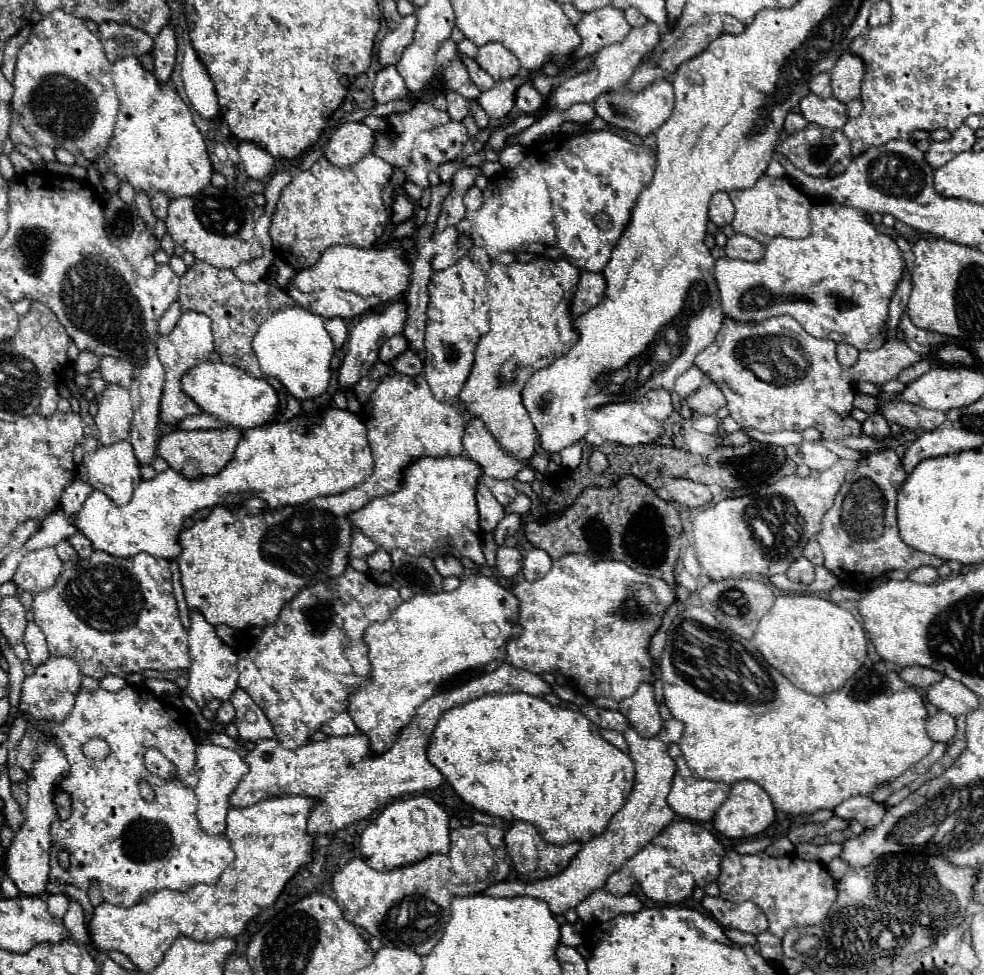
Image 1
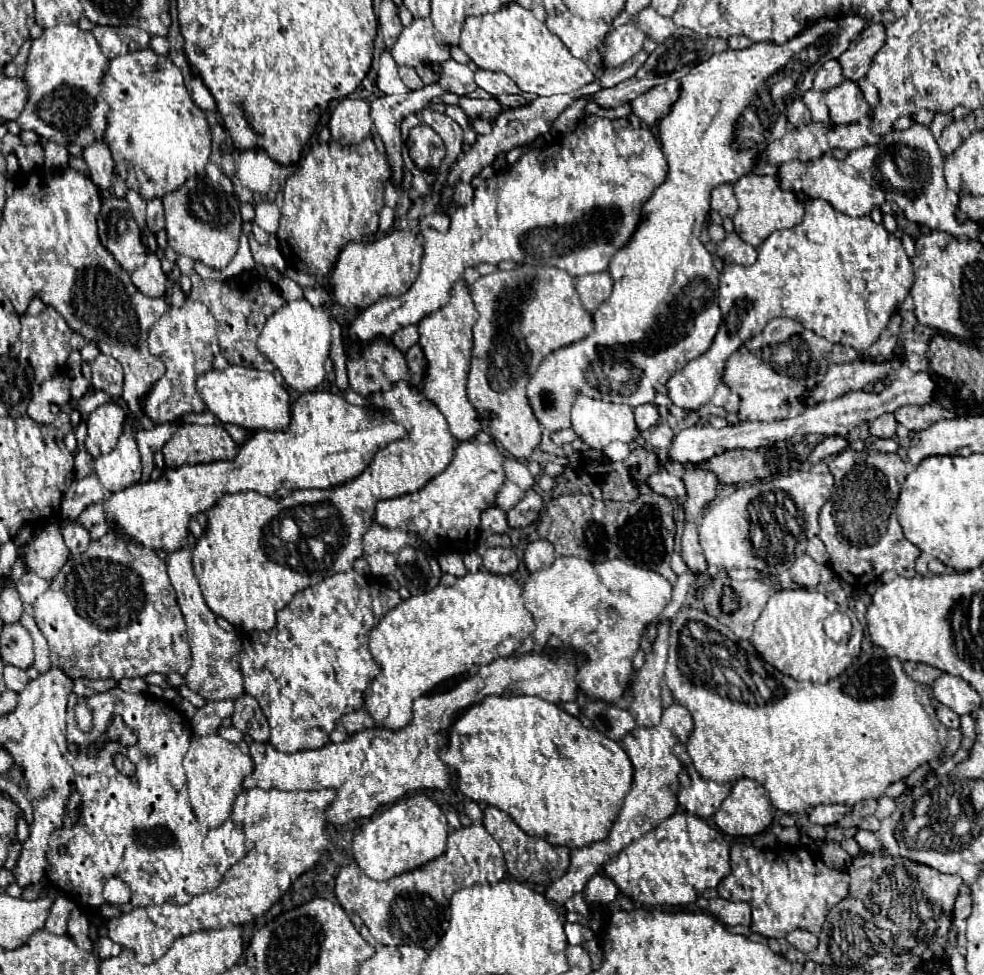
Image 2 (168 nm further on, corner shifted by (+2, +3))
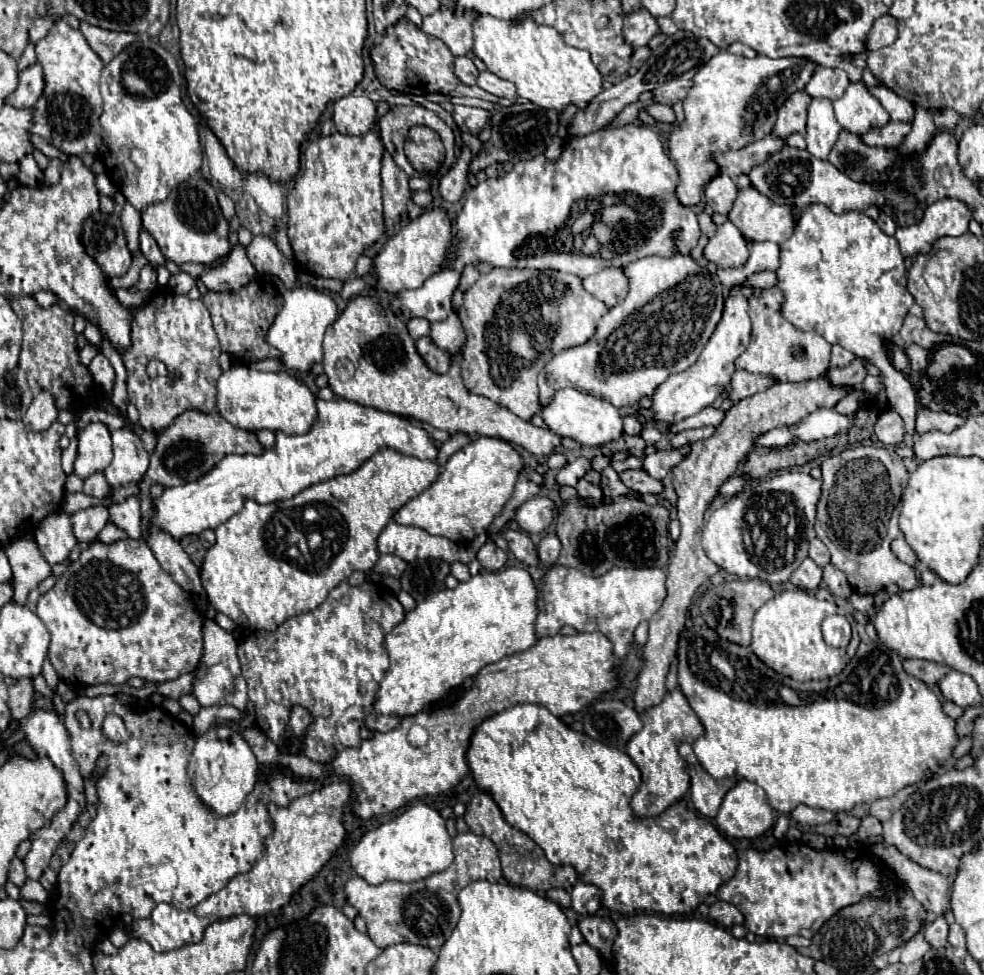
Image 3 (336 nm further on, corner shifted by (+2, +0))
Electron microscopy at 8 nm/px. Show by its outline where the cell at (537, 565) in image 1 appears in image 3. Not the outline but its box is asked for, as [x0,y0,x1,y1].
[538,534,560,566]

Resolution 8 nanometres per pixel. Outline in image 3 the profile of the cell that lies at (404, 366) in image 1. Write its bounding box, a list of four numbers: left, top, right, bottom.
[416,336,450,374]

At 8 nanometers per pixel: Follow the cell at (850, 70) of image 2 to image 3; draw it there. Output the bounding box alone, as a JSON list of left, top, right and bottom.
[866,14,898,52]

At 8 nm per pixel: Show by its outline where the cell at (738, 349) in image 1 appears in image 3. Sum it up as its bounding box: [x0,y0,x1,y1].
[736,288,830,382]

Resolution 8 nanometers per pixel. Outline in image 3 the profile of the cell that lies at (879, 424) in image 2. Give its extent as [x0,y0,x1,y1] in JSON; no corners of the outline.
[874,410,904,446]

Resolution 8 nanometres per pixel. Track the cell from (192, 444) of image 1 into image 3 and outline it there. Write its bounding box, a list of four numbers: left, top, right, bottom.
[142,412,264,486]

